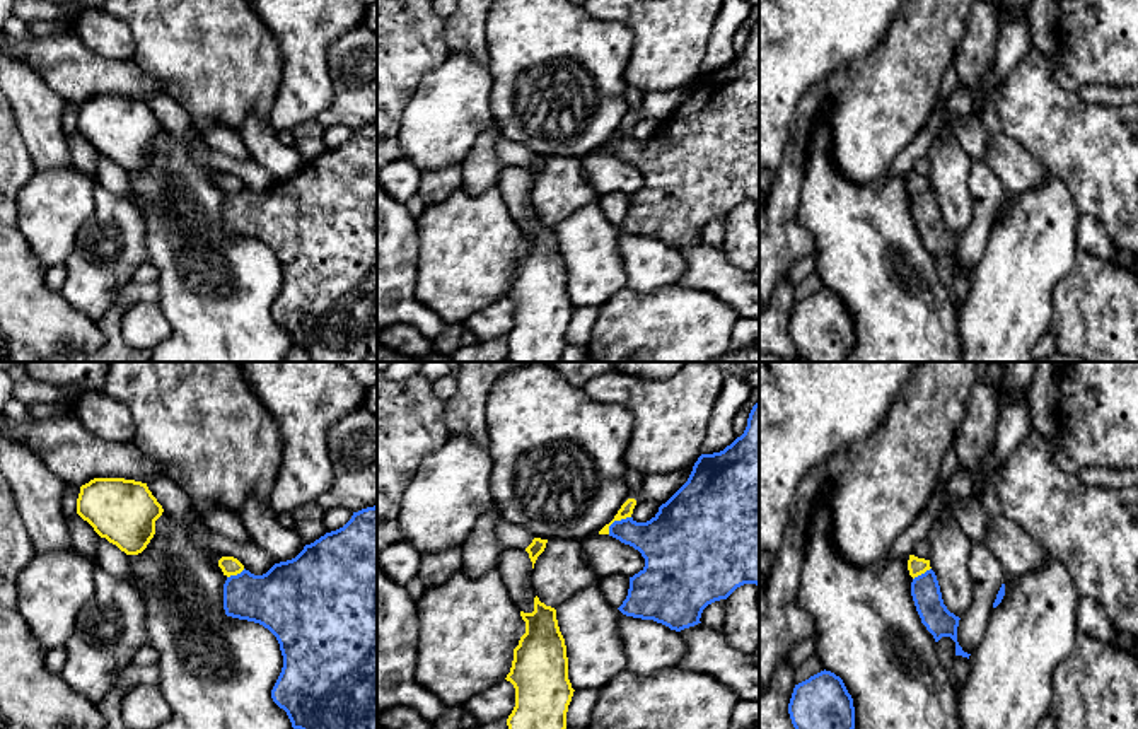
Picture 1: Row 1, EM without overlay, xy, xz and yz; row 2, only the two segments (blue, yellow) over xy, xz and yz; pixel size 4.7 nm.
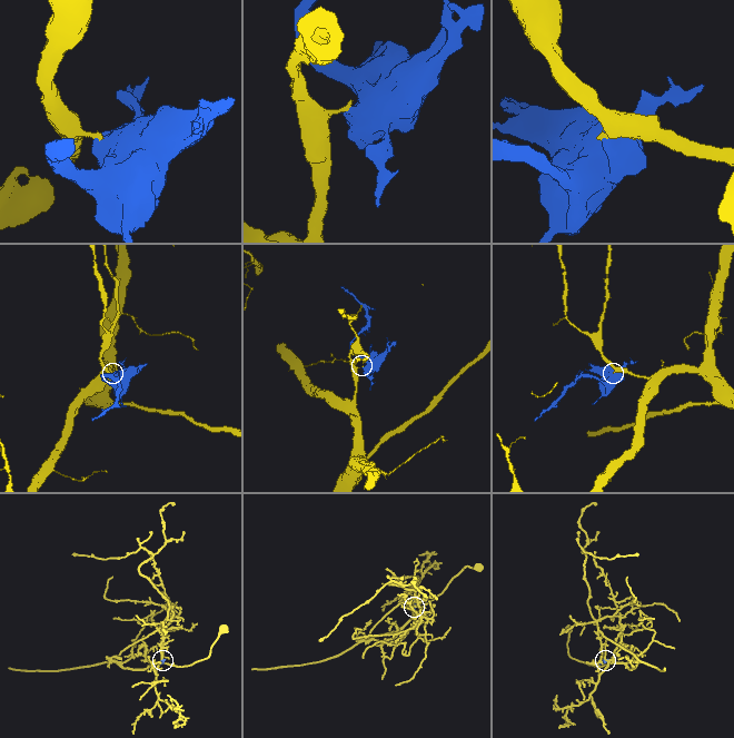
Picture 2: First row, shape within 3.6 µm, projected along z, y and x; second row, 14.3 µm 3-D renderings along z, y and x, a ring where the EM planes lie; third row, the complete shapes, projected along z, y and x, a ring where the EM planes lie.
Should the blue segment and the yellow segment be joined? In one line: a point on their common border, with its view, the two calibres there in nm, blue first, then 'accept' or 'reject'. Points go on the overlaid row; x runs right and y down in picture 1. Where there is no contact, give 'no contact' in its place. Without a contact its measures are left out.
contact xz (616, 521); calibres 240 and 60 nm; reject

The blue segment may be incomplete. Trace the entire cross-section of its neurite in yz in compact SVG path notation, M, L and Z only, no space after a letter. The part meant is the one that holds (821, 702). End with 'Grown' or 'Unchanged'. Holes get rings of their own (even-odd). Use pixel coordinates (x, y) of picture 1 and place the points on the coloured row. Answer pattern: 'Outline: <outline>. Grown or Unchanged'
Outline: M826 669L795 685L788 714L795 729L855 729L853 698Z. Unchanged

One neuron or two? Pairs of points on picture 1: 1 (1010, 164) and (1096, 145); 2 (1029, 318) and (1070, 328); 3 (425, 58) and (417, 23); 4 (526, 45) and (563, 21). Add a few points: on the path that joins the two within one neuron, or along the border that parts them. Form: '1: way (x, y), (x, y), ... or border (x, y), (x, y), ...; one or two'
1: border (1004, 135), (1017, 140), (1050, 173); two
2: border (1058, 284), (1053, 294), (1053, 318), (1048, 330); two
3: way (425, 50), (425, 31); one
4: way (534, 45), (539, 45), (555, 29); one

